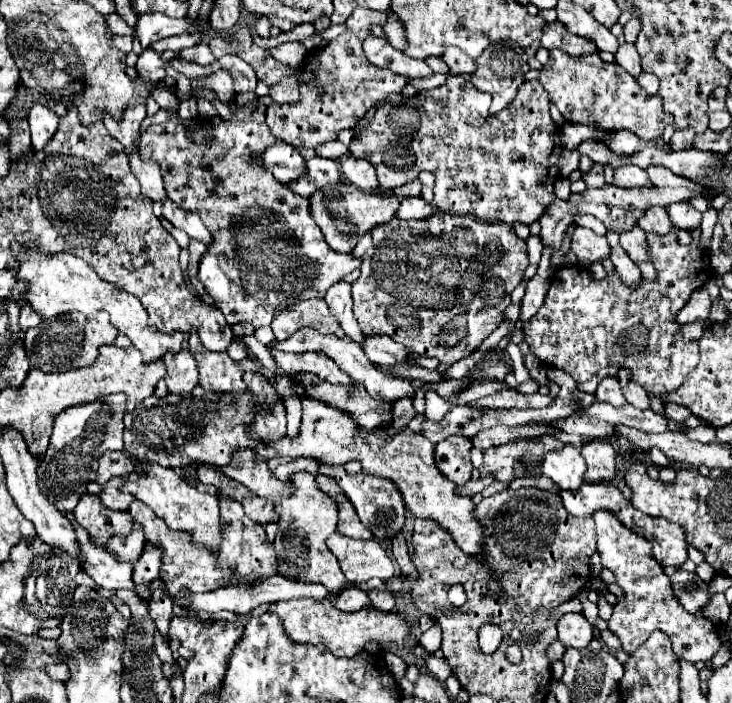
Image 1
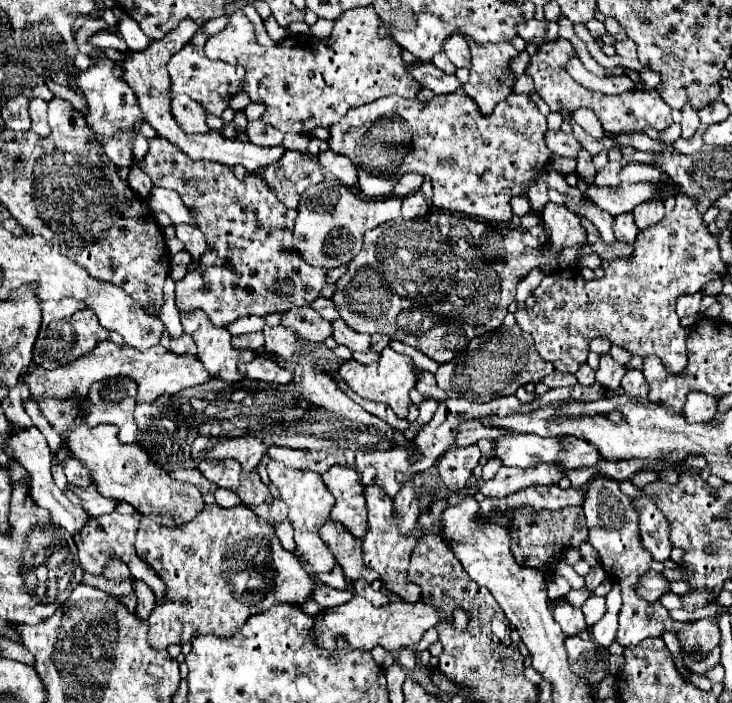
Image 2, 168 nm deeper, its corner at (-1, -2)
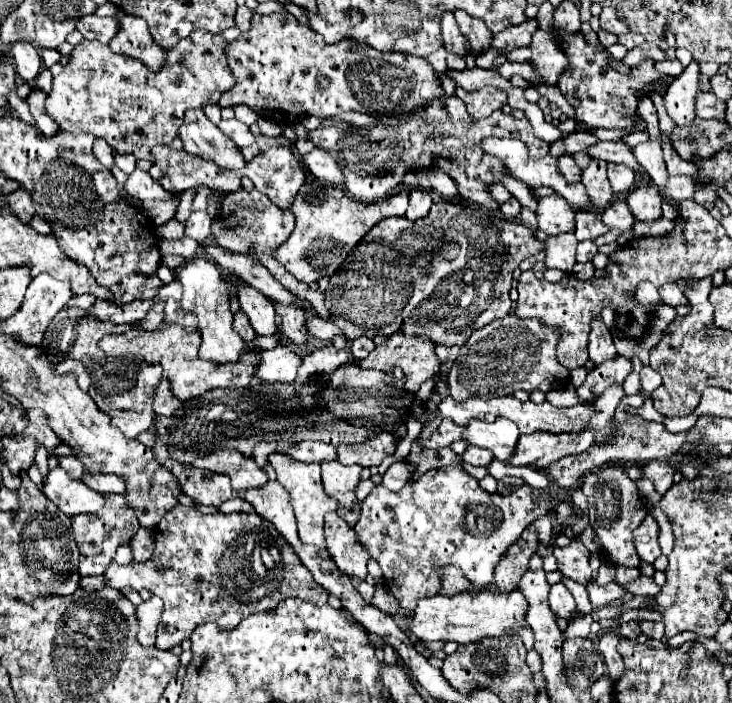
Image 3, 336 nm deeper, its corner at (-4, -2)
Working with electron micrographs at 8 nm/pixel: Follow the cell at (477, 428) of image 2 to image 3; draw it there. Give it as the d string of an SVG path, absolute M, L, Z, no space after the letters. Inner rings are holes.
M443 419L439 429L433 433L433 437L429 441L423 441L423 445L433 447L433 449L441 449L441 447L449 447L453 441L459 441L463 435L463 427L455 425L453 419Z

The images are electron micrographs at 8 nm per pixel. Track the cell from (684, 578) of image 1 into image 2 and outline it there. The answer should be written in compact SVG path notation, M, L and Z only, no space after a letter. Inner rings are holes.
M648 571L644 573L638 583L634 585L636 593L646 599L646 601L658 601L660 595L664 595L666 591L670 591L668 587L668 581L664 579L664 575L660 575L658 571Z

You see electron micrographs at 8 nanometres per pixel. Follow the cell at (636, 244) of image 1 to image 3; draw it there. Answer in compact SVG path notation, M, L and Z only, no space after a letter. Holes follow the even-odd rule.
M623 199L613 201L605 211L603 211L603 223L609 229L621 229L621 231L631 231L635 225L635 217L627 209L627 203Z

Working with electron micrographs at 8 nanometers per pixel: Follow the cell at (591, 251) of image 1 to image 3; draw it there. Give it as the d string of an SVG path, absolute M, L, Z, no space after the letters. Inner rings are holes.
M559 195L539 199L537 207L539 229L547 235L573 233L575 229L575 209Z

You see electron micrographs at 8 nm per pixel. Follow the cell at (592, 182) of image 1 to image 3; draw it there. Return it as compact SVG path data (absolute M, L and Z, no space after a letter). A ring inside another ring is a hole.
M579 129L579 131L563 137L561 141L553 143L553 145L551 145L551 155L561 157L563 153L567 153L567 155L573 155L573 153L577 153L577 151L587 153L587 149L589 149L593 143L597 143L597 141L599 141L599 139L597 139L595 135L591 135L589 131Z

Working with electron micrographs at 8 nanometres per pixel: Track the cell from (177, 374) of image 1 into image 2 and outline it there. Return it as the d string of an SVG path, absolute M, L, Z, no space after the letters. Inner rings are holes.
M164 331L160 343L162 343L166 349L170 349L172 353L196 353L194 341L192 341L192 337L188 337L188 335L182 335L182 337L174 339L174 337L170 337L170 335Z

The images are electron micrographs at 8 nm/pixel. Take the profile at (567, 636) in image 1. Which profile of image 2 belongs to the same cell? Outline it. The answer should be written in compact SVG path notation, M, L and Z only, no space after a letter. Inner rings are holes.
M564 597L552 601L552 615L566 635L576 635L578 631L586 629L584 613L578 607L572 607Z

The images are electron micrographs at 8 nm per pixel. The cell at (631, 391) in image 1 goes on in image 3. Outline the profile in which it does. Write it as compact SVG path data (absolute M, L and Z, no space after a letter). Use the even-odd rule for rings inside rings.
M651 367L641 369L641 395L647 399L661 385L661 375Z

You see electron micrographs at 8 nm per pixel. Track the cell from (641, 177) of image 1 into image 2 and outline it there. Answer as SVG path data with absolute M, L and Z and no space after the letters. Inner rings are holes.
M608 161L606 167L598 169L594 179L592 179L592 185L596 187L608 187L608 185L618 185L620 179L618 179L618 169L622 167L620 161Z

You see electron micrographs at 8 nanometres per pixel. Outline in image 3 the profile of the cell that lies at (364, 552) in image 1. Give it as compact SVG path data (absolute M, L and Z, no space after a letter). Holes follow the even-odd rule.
M337 513L325 517L325 539L329 555L345 575L359 579L367 577L369 553L357 541L355 531Z

